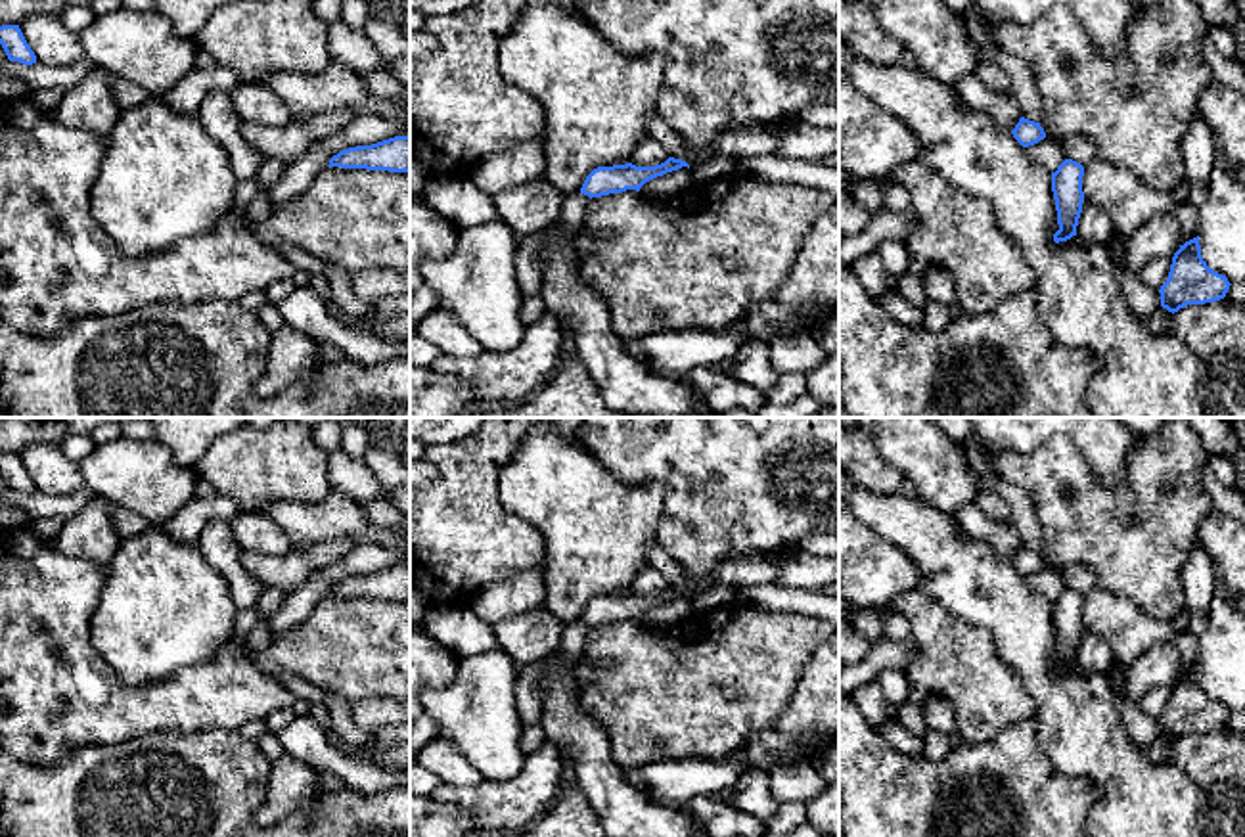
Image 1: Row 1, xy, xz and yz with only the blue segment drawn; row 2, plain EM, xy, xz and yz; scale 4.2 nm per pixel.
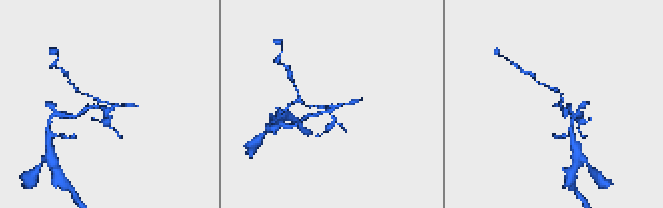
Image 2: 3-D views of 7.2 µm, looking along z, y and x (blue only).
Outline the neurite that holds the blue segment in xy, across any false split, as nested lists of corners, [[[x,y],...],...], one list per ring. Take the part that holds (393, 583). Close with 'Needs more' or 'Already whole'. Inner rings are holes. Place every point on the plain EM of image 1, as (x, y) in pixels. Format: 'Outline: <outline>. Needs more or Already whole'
Outline: [[[410,565],[343,578],[328,596],[410,601]]]. Already whole

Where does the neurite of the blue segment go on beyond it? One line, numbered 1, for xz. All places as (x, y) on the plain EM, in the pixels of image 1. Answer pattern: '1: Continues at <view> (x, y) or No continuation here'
1: No continuation here

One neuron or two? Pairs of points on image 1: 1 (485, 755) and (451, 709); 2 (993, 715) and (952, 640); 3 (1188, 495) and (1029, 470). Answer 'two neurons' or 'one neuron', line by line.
1: one neuron
2: one neuron
3: one neuron

